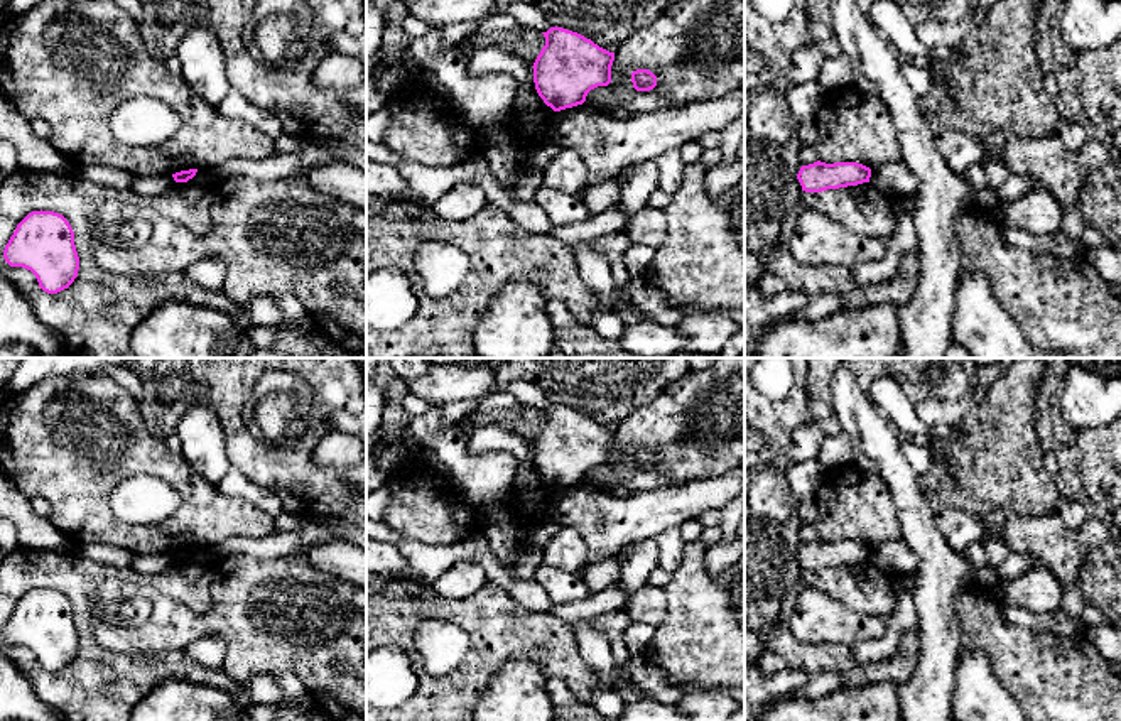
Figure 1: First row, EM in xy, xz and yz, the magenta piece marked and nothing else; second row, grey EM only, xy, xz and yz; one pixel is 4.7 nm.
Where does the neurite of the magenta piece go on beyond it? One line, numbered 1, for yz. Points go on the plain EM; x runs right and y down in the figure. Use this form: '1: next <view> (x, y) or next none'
1: next none

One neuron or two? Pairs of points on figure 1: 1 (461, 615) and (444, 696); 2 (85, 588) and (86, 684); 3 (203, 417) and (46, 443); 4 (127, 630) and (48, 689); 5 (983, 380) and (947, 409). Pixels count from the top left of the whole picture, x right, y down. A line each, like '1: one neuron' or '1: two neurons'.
1: one neuron
2: one neuron
3: two neurons
4: two neurons
5: one neuron

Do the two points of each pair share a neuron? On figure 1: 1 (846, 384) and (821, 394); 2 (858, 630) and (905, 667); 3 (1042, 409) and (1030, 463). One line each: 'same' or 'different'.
1: different
2: different
3: different

